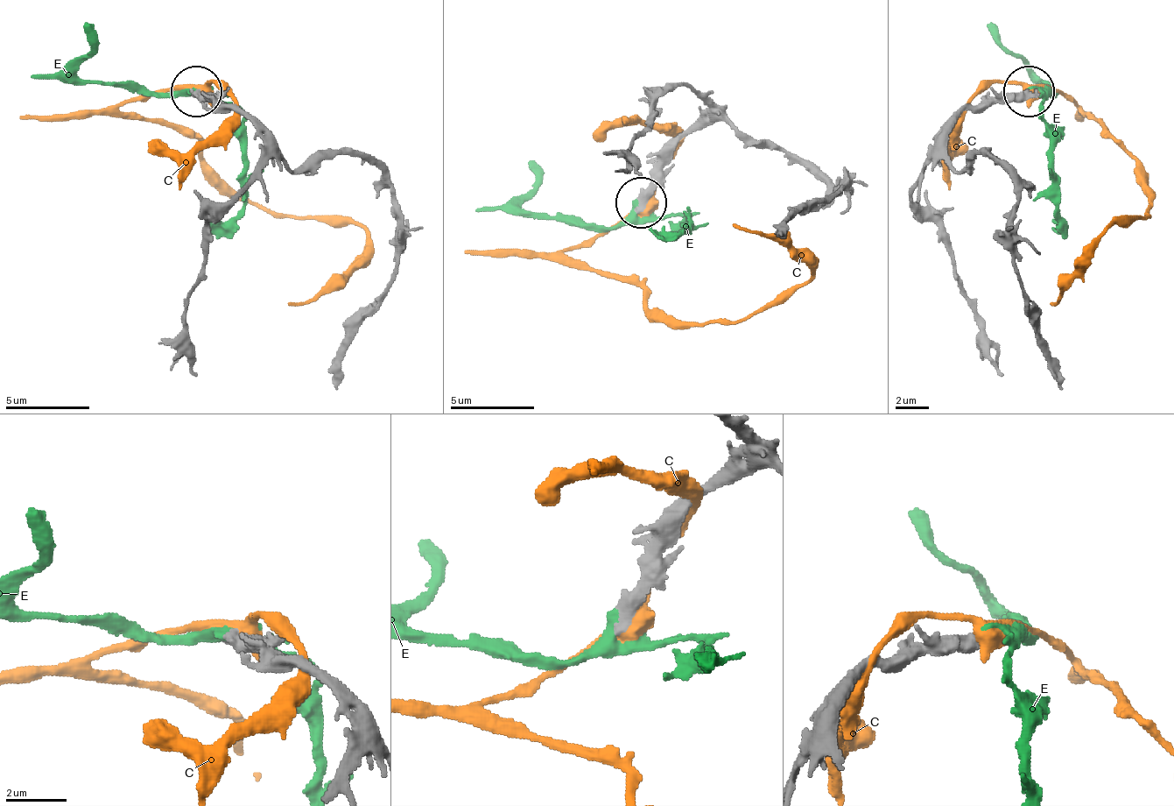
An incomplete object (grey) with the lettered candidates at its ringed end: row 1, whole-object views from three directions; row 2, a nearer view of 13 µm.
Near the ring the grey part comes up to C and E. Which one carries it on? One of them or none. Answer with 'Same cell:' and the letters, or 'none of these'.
Same cell: E

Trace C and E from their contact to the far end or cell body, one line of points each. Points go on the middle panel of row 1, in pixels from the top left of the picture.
C: (643, 203), (568, 254), (699, 325), (744, 321), (811, 271), (732, 224)
E: (640, 203), (640, 215), (678, 215), (690, 224), (669, 233), (648, 224)

